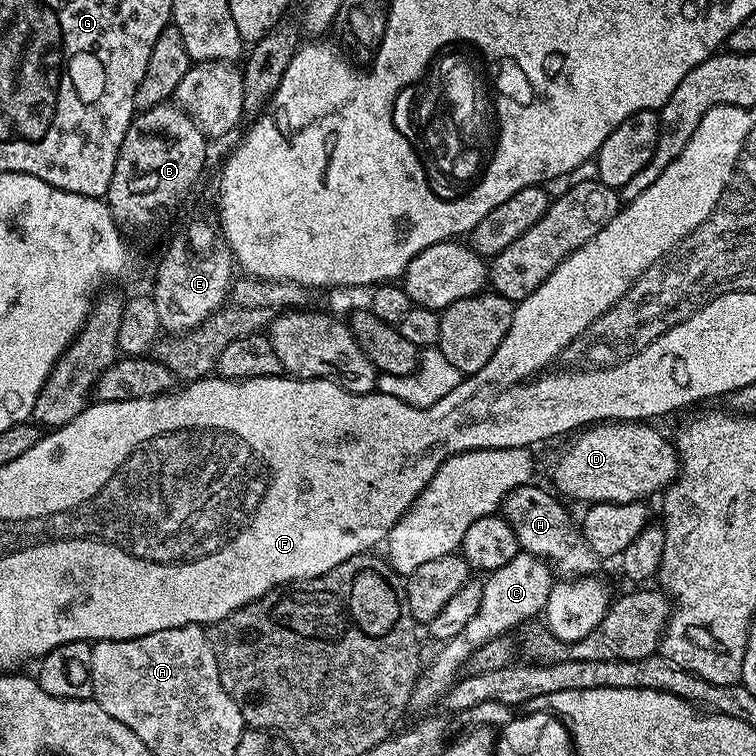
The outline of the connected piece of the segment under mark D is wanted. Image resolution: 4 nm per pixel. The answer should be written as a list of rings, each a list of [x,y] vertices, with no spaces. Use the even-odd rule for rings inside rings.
[[[601,422],[583,429],[572,438],[577,440],[567,441],[552,468],[555,491],[593,505],[635,504],[667,489],[678,475],[678,453],[675,443],[652,427],[648,422]]]

